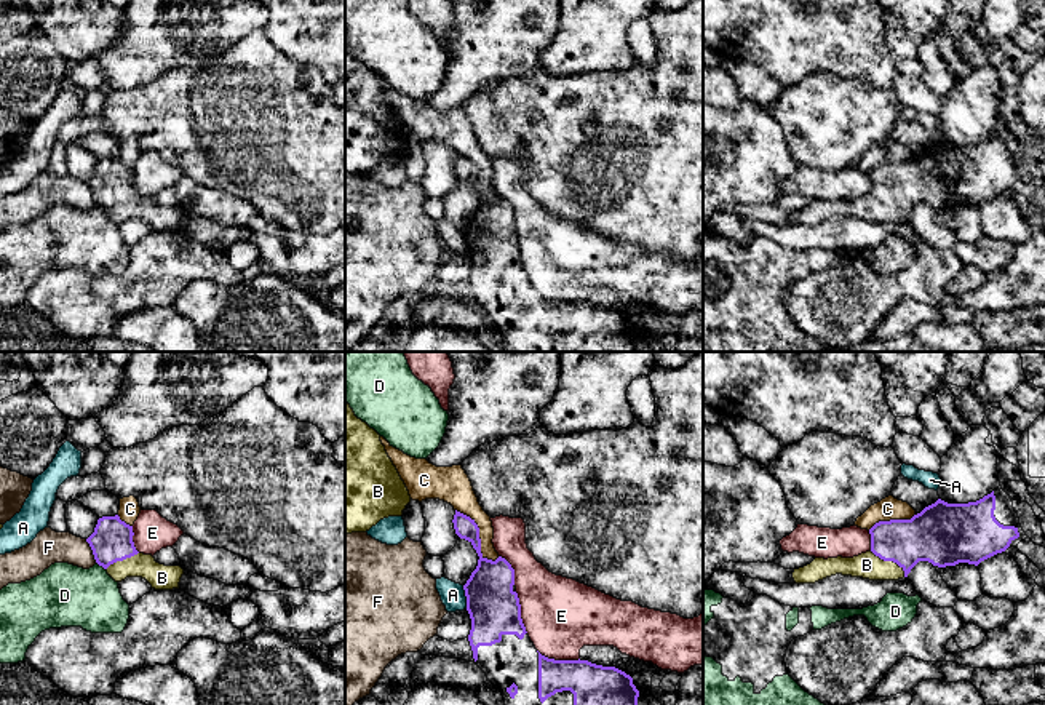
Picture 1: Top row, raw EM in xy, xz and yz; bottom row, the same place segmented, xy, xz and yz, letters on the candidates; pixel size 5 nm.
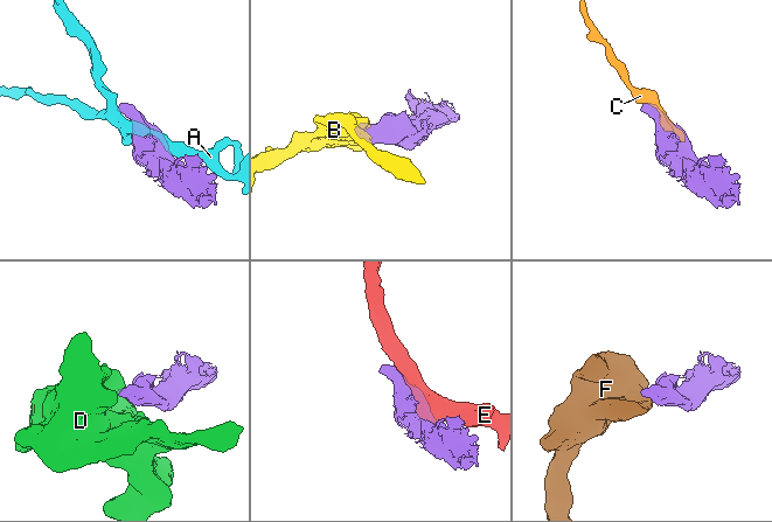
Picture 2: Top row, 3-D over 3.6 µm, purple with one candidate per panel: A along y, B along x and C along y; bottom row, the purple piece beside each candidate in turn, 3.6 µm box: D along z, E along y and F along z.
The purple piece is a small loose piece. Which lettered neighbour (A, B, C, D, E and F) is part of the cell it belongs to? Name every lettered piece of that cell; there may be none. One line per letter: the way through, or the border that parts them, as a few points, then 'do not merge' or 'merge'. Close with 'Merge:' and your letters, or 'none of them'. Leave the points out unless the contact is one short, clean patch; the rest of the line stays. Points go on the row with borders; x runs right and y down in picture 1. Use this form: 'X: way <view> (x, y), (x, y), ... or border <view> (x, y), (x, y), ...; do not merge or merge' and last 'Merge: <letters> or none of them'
A: do not merge
B: merge
C: do not merge
D: border xy (96, 561), (104, 569); do not merge
E: do not merge
F: border xy (85, 539), (96, 561); do not merge
Merge: B

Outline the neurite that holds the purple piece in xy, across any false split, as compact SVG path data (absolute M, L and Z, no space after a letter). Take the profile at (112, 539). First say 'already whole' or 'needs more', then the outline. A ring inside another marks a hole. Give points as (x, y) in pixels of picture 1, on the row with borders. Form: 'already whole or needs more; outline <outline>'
needs more; outline M115 516L97 520L94 532L86 539L94 560L107 574L121 582L126 577L142 577L155 590L179 588L184 569L181 566L165 566L152 555L139 553L133 542L133 526Z

